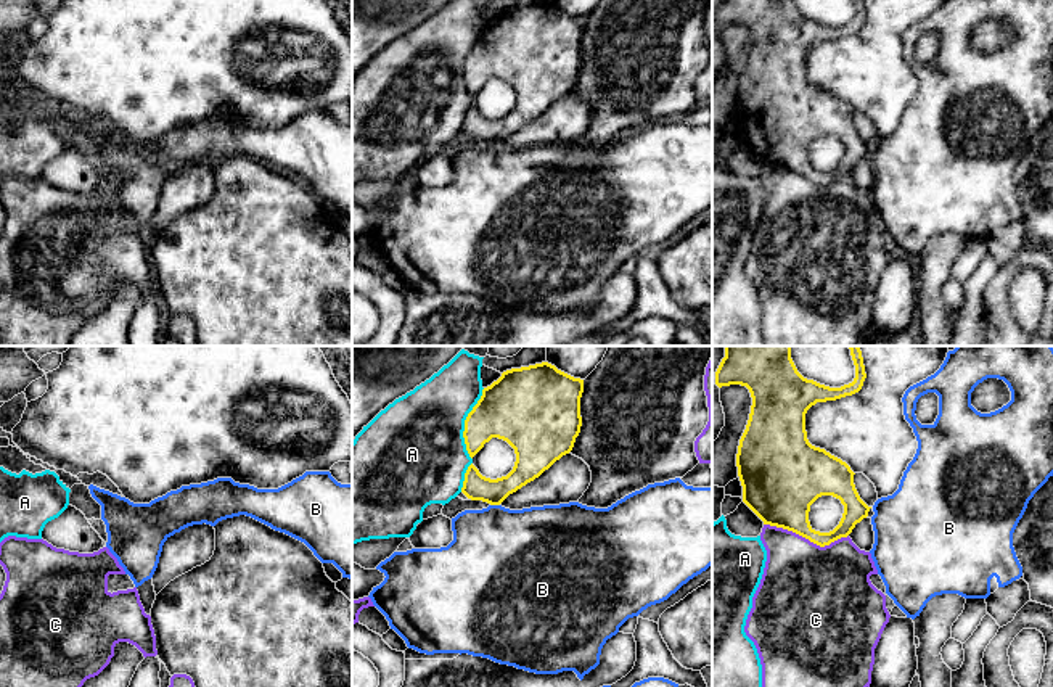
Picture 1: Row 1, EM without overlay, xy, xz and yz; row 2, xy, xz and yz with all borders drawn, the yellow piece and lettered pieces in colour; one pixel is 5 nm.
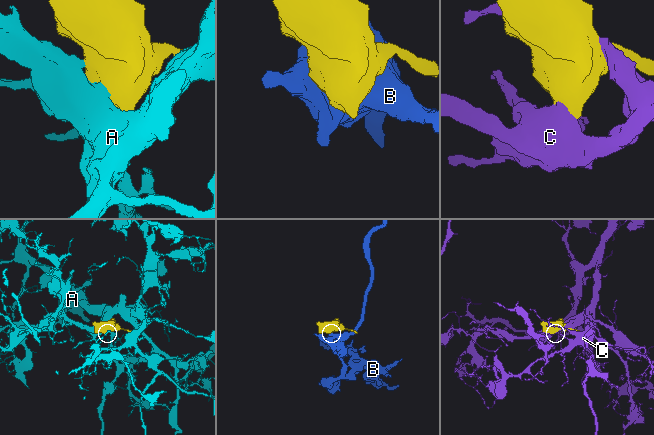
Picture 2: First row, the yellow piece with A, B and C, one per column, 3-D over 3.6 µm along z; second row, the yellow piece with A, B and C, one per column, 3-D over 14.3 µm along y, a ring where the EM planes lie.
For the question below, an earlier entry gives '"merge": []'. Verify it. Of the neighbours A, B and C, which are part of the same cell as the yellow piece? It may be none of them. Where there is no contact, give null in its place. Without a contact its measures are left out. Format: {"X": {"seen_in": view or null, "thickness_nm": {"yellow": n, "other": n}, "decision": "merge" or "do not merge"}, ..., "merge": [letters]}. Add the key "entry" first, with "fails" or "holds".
{"entry": "holds", "A": {"seen_in": "xz", "thickness_nm": {"yellow": 320, "other": 460}, "decision": "do not merge"}, "B": {"seen_in": "xz", "thickness_nm": {"yellow": 140, "other": 460}, "decision": "do not merge"}, "C": {"seen_in": "yz", "thickness_nm": {"yellow": 300, "other": 440}, "decision": "do not merge"}, "merge": []}

